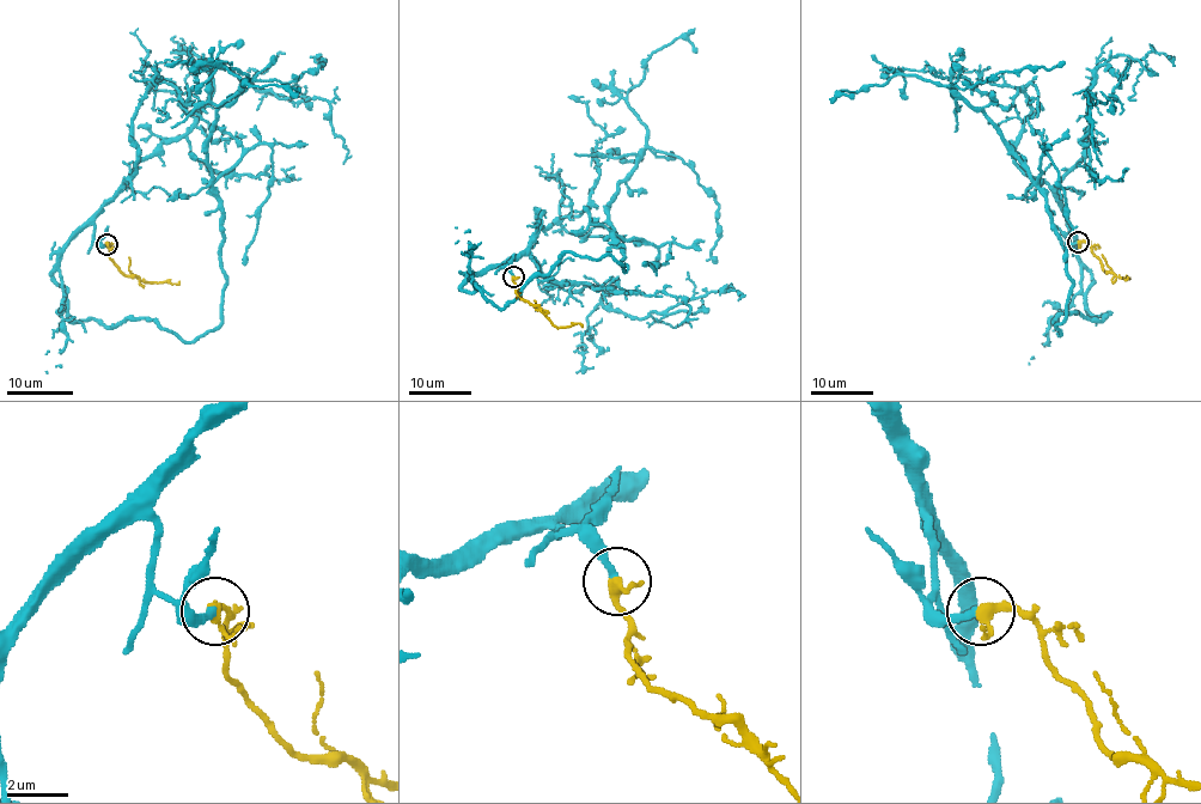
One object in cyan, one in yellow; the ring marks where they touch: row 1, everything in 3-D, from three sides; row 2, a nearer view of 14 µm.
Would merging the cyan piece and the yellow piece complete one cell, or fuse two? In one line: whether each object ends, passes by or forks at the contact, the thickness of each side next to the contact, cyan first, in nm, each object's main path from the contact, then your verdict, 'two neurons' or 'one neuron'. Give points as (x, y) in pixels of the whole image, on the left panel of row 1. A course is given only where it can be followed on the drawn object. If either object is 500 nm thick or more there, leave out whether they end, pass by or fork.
cyan ends | yellow passes by | 240/280 nm | cyan via (107, 244), (151, 84), (243, 147), (215, 180), (226, 68), (300, 92) | yellow via (107, 244), (110, 260), (125, 275), (152, 282), (178, 281) | one neuron

